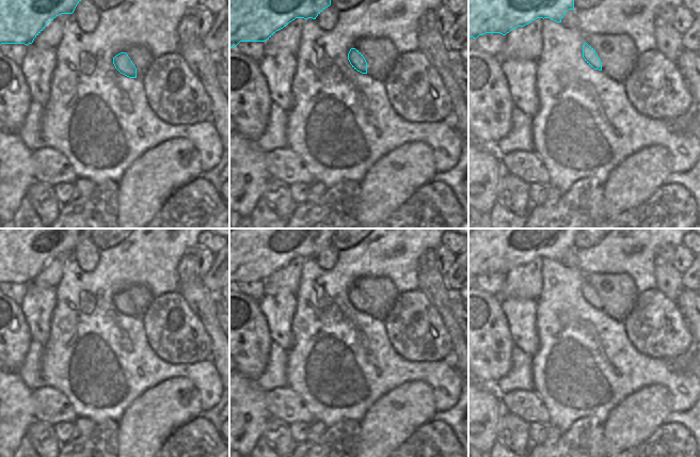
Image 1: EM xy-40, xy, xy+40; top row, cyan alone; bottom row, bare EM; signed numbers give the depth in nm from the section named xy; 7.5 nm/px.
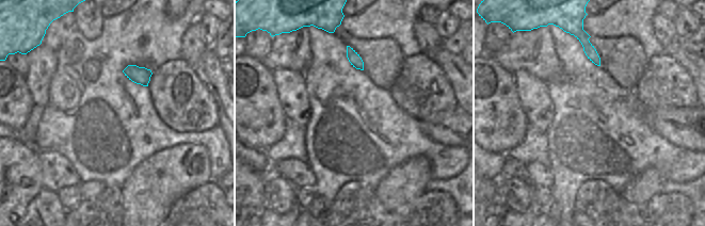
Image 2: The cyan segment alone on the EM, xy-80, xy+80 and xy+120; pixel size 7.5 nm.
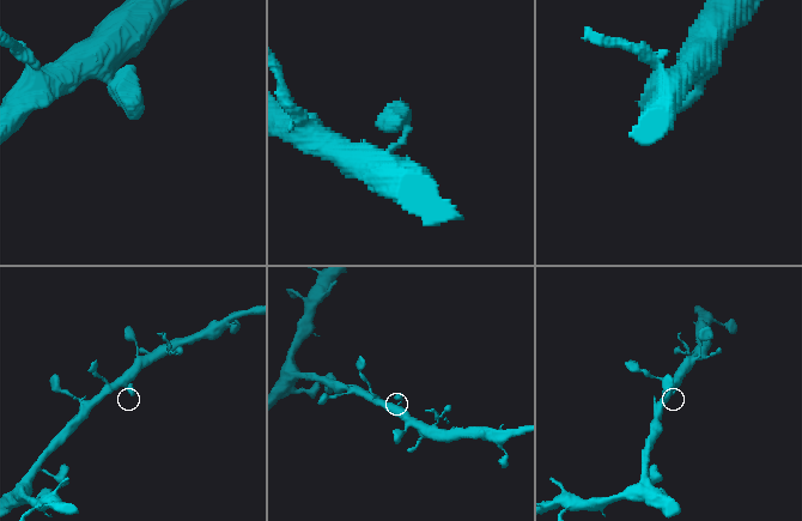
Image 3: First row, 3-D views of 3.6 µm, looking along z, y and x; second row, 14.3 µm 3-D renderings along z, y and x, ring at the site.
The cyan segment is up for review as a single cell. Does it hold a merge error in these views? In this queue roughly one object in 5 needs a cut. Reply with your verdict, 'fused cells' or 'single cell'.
single cell

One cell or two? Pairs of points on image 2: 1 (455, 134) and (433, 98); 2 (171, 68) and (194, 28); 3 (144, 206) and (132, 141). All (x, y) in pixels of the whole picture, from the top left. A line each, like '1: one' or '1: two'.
1: two
2: two
3: two

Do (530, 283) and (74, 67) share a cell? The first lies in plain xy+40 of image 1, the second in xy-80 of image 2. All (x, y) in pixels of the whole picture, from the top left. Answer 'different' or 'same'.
different

